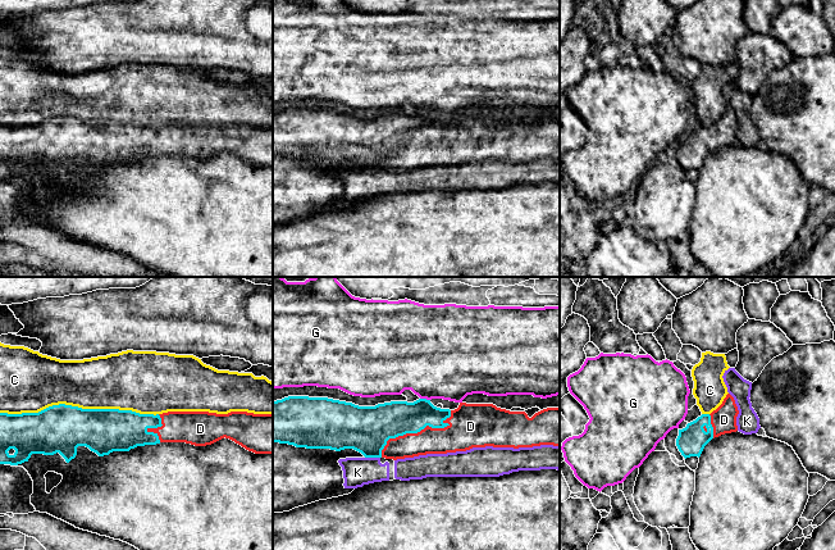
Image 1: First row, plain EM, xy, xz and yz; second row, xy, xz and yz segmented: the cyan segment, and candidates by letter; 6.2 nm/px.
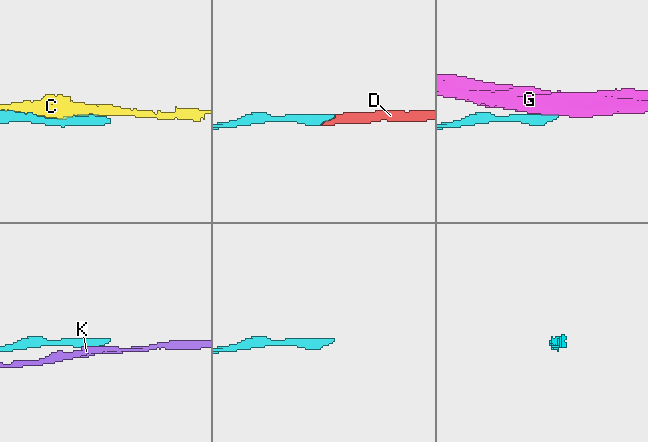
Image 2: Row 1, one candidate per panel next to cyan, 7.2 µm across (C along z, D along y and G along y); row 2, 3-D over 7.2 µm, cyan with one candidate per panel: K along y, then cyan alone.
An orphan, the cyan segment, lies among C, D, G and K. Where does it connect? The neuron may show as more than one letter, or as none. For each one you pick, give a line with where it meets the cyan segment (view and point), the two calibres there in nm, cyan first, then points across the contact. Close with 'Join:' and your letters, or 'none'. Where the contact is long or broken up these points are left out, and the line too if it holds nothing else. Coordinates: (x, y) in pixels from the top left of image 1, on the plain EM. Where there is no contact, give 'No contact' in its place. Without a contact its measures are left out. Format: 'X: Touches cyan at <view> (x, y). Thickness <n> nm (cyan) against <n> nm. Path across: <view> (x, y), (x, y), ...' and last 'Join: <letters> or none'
D: Touches cyan at xz (416, 145). Thickness 240 nm (cyan) against 180 nm
Join: D

